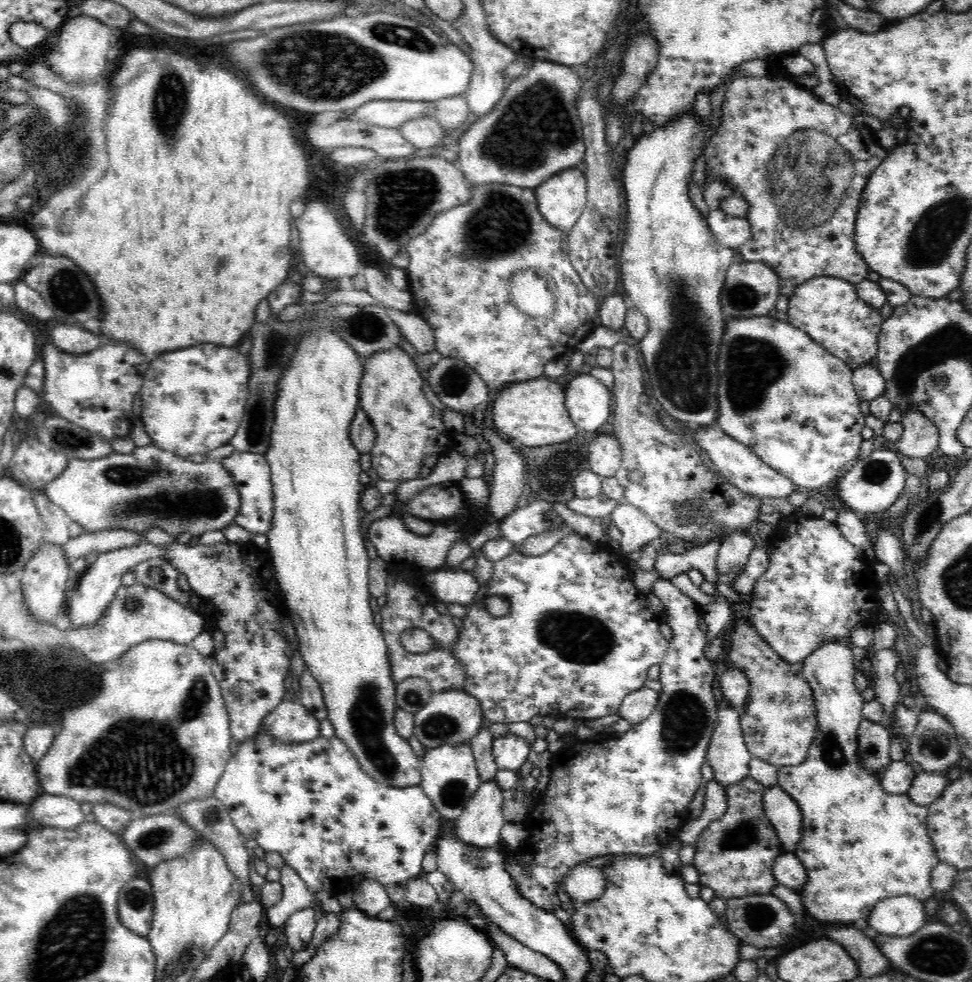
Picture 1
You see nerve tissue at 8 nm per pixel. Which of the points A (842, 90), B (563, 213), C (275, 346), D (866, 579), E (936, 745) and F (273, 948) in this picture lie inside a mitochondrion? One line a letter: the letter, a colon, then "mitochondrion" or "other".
A: other
B: other
C: mitochondrion
D: other
E: mitochondrion
F: other

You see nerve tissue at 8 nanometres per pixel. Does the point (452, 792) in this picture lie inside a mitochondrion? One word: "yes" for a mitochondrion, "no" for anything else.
yes

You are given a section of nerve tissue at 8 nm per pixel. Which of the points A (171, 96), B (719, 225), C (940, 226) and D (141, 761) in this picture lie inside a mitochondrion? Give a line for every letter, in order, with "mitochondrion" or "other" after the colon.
A: mitochondrion
B: other
C: mitochondrion
D: mitochondrion

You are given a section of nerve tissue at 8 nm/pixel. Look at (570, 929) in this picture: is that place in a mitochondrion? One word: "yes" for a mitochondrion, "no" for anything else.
no

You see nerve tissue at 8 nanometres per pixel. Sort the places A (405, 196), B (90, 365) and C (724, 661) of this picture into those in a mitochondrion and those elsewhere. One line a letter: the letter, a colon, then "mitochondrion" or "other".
A: mitochondrion
B: other
C: other

